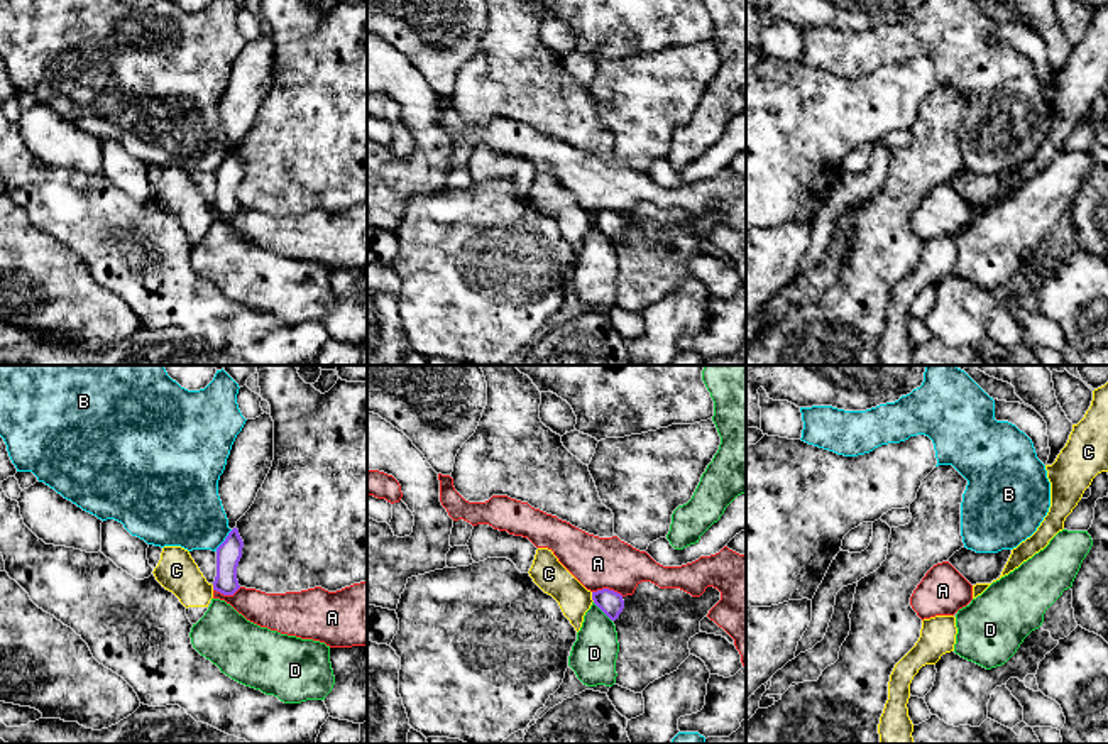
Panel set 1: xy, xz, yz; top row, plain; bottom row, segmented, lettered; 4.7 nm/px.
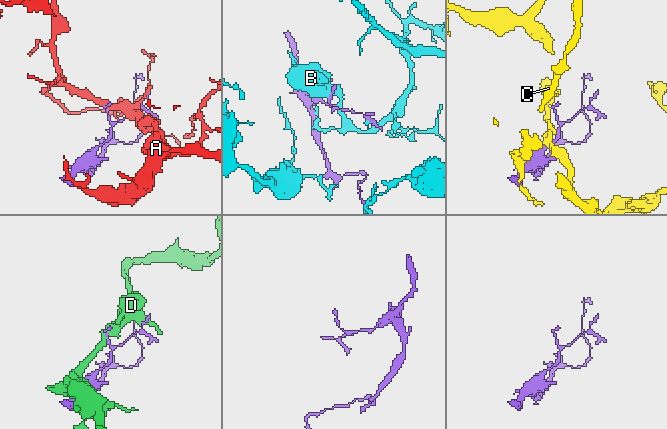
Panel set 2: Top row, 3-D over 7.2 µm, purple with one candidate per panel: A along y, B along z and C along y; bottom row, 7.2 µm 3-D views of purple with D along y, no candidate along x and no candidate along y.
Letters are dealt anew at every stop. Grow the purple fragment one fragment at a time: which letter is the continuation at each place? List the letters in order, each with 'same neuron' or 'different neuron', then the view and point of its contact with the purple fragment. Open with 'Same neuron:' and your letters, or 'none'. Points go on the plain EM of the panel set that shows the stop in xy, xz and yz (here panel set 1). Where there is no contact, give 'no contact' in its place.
Same neuron: none
A: different neuron; meets purple in xz at (608, 210)
B: different neuron; meets purple in xy at (225, 161)
C: different neuron; meets purple in xz at (592, 218)
D: different neuron; meets purple in xz at (603, 232)

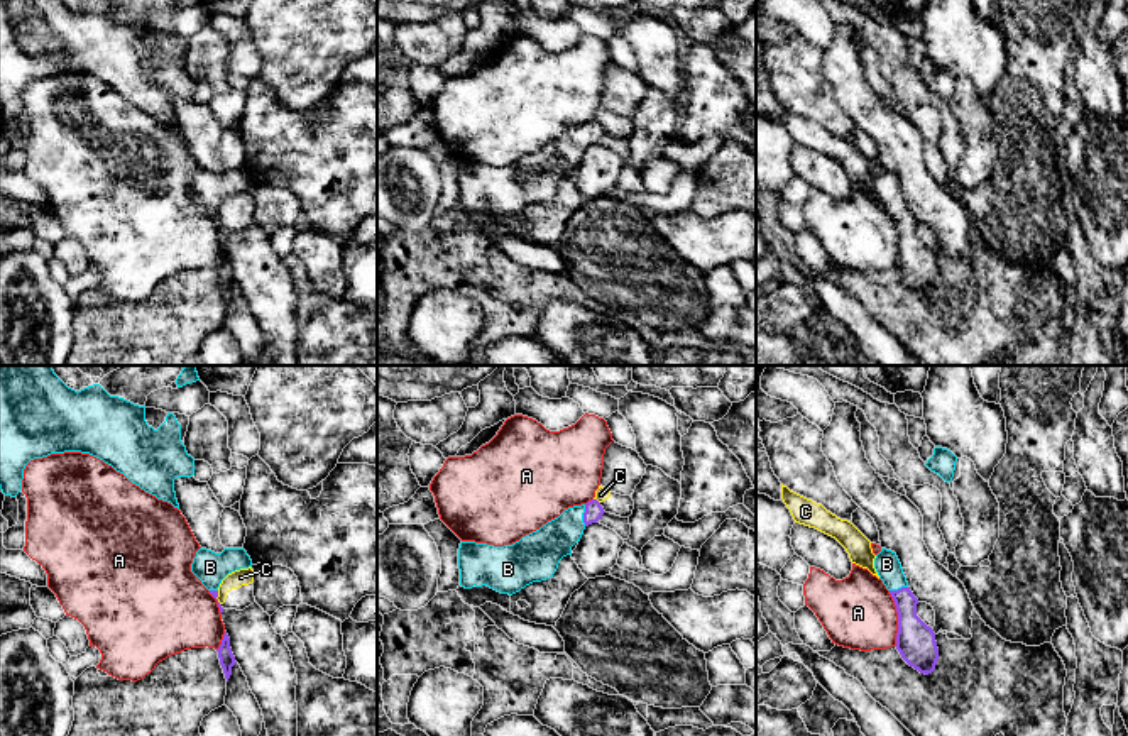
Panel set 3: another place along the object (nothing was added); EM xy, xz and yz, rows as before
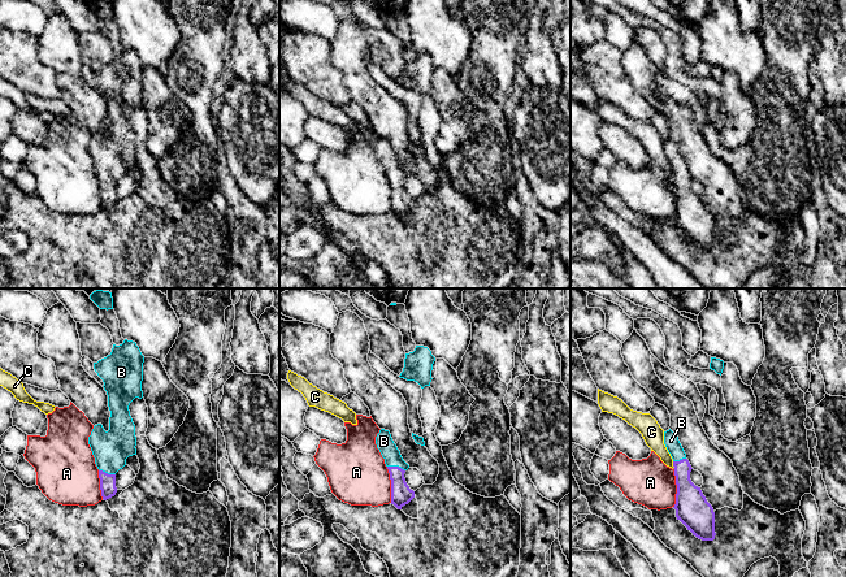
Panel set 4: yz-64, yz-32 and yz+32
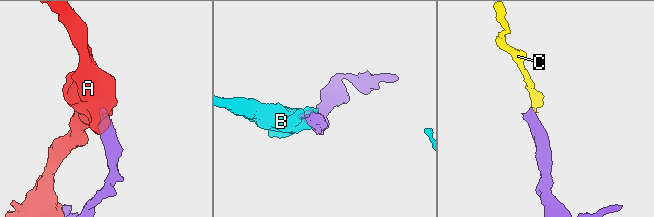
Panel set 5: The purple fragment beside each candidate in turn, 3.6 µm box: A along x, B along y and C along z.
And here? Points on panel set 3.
Same neuron: B
A: different neuron; meets purple in yz at (898, 239)
B: same neuron; meets purple in xz at (584, 136)
C: different neuron; meets purple in xz at (597, 122)

